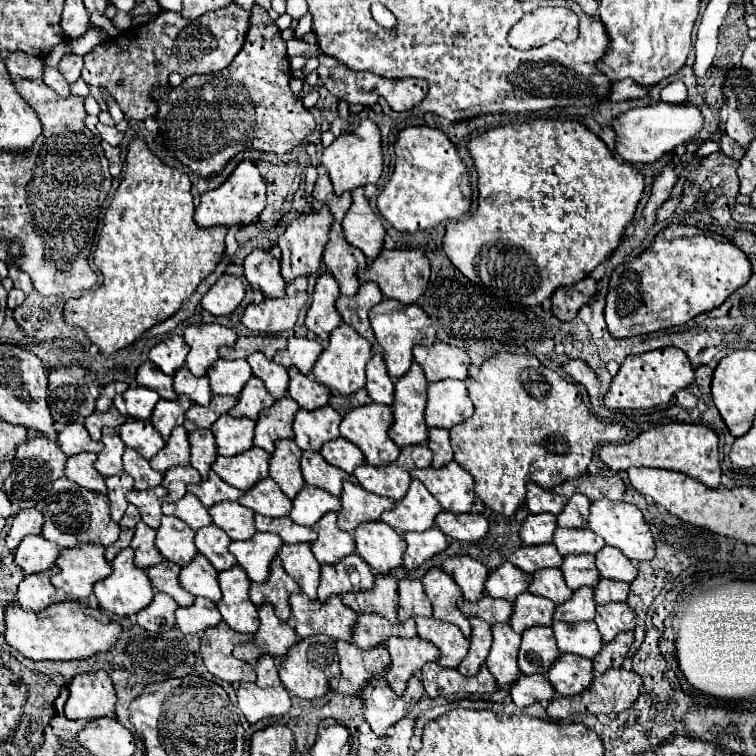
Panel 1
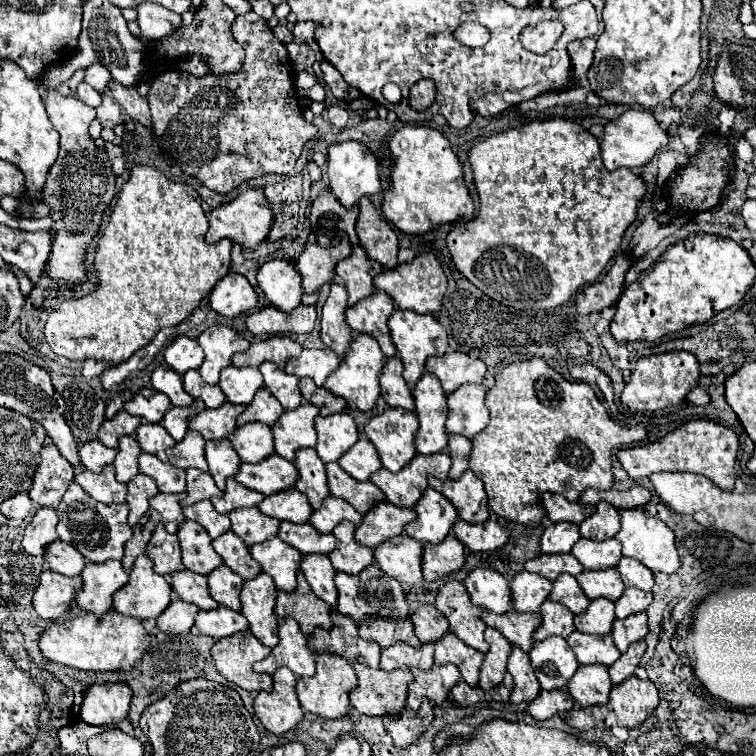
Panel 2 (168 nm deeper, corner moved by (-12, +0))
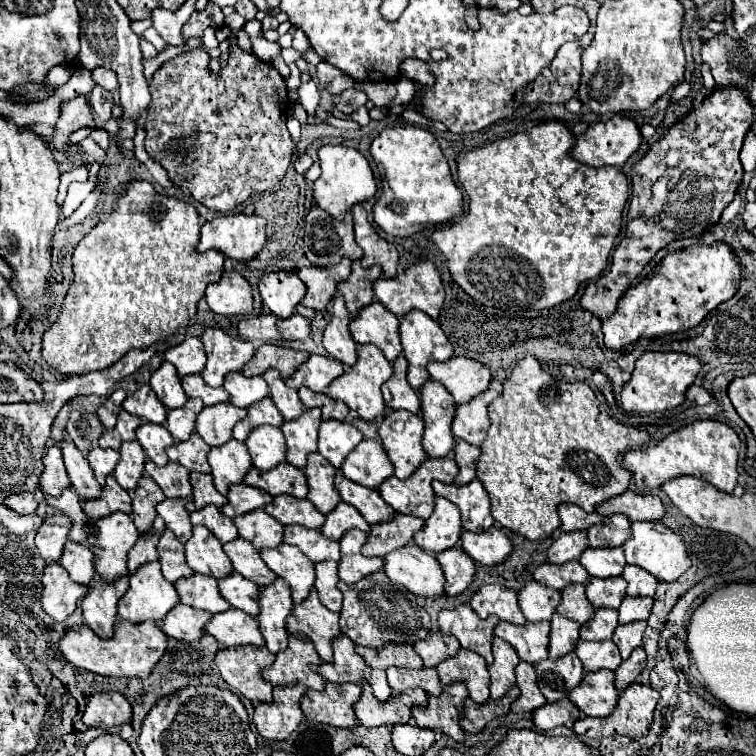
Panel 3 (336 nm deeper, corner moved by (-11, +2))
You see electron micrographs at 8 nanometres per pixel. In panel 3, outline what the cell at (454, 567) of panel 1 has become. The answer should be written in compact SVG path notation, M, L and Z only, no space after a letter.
M487 583L475 591L469 605L483 619L489 615L497 615L503 621L511 621L519 625L519 623L525 623L525 619L523 619L523 613L519 611L515 595L517 593L513 589L507 589L499 583Z

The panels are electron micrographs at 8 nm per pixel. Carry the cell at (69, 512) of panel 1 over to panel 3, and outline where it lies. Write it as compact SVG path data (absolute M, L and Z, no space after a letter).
M65 489L61 493L61 497L47 497L47 503L53 505L55 509L59 509L63 515L71 517L73 519L73 527L69 531L69 539L75 541L75 543L81 543L85 545L87 549L91 549L91 553L95 555L95 571L105 579L105 581L113 581L117 577L123 577L123 575L129 575L127 571L127 551L133 547L135 539L139 537L139 531L137 527L133 525L133 519L127 515L127 513L121 513L121 511L115 511L107 517L101 517L101 519L89 519L85 515L85 511L81 509L81 501L79 501L79 495L71 489Z

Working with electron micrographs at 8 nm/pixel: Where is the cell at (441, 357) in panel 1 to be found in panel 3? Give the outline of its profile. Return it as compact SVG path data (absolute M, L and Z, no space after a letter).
M451 357L447 361L431 361L427 367L431 379L439 381L455 399L455 403L467 403L475 395L483 393L491 381L489 369L469 357Z

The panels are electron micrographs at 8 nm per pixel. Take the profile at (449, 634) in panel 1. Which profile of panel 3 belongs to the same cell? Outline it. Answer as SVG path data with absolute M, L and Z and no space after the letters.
M461 647L457 655L437 665L437 673L443 685L449 685L453 681L463 681L467 685L469 697L475 703L485 703L489 699L487 663L485 659L481 659L481 655L475 655L475 651L467 651Z

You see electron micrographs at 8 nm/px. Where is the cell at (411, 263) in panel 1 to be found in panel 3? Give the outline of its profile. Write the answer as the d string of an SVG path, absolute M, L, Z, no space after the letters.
M423 261L423 263L411 265L407 271L403 271L397 277L379 277L373 283L373 291L375 291L375 297L379 301L383 301L383 305L397 317L403 317L411 309L419 309L419 311L425 311L429 317L437 319L441 305L443 305L443 297L445 297L441 275L433 261Z

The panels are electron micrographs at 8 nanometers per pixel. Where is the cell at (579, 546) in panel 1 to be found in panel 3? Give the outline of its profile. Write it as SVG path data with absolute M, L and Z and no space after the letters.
M587 547L579 557L579 563L589 571L589 575L607 579L621 575L625 567L625 557L621 547L605 547L605 549Z

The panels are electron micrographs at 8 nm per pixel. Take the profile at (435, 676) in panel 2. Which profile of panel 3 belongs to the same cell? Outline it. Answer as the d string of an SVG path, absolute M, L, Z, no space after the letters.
M449 683L443 687L441 695L427 695L427 705L413 707L413 719L419 727L441 729L455 741L463 741L463 729L459 727L459 713L463 701L467 699L467 687L463 683Z

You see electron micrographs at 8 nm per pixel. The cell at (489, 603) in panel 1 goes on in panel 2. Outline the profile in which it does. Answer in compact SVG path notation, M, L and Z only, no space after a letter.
M484 611L482 621L488 627L498 629L514 647L518 647L526 653L534 645L532 633L542 625L540 615L536 615L536 613L516 613L516 611L508 611L508 613L502 613L502 615Z

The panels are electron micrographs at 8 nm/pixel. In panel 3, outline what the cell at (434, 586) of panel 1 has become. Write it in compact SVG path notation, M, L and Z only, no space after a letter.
M457 605L453 609L439 611L439 629L441 633L451 633L459 639L461 647L479 653L487 663L493 663L491 655L491 641L493 641L493 627L499 619L489 615L481 619L469 605Z

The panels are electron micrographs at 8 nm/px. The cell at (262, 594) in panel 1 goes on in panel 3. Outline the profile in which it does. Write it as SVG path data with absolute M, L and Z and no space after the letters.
M311 589L309 597L303 603L293 605L291 615L287 617L287 631L293 635L307 635L313 641L319 657L323 661L331 661L331 641L341 635L339 615L323 607L317 597L317 591Z

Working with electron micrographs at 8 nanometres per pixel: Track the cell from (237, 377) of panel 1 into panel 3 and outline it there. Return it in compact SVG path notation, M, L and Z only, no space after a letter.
M239 371L229 373L225 377L223 387L231 395L231 403L237 405L237 407L245 407L245 409L269 395L267 383L265 383L265 379L261 375L257 375L257 377L245 377Z

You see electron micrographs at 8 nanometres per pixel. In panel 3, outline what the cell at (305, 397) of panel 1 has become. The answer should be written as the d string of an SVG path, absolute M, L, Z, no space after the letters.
M299 387L299 397L305 407L323 407L325 403L325 393L315 393L309 387Z

